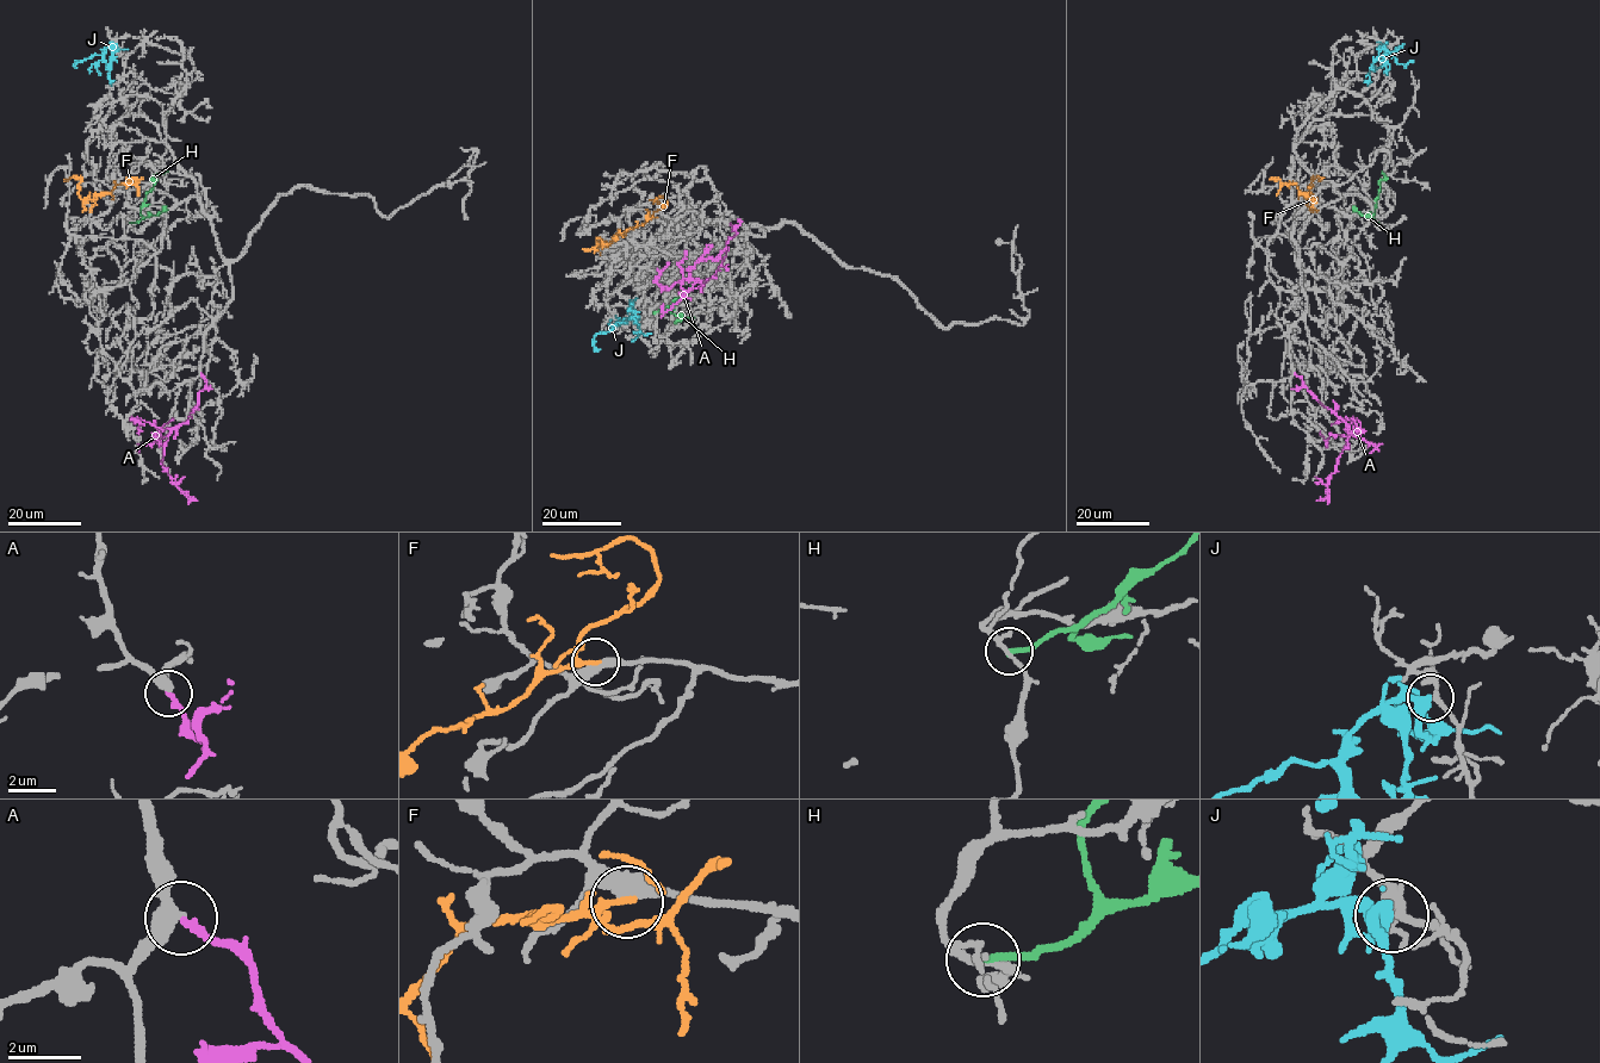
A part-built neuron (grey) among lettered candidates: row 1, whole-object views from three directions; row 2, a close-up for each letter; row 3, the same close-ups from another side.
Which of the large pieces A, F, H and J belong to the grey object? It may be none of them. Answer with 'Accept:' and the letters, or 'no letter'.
Accept: A

